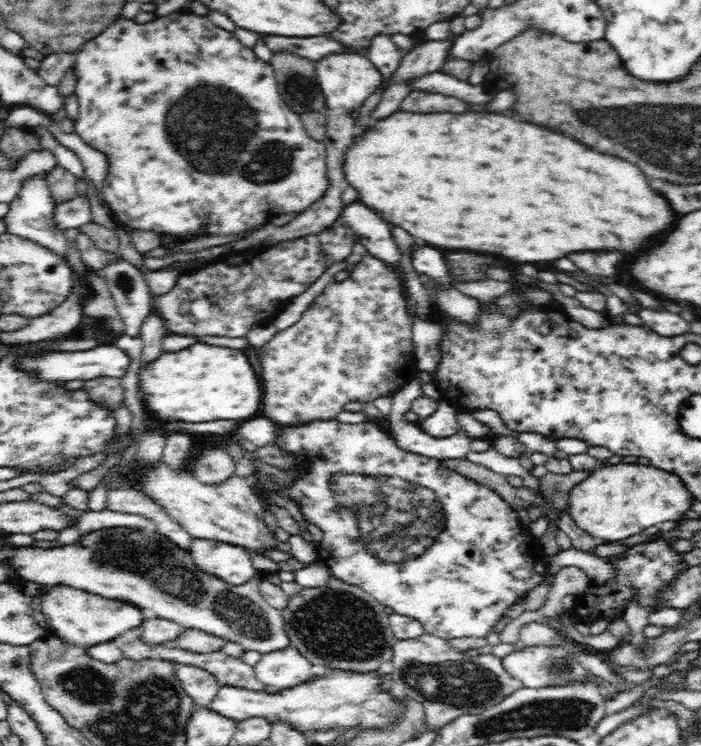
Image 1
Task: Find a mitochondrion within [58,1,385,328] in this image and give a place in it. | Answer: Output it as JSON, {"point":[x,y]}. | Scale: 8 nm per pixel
{"point":[206,124]}

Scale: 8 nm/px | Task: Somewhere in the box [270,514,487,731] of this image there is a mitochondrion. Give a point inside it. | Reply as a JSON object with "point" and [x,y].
{"point":[340,625]}

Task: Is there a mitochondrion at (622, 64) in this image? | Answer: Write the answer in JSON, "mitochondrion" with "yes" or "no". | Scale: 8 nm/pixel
{"mitochondrion":"no"}

